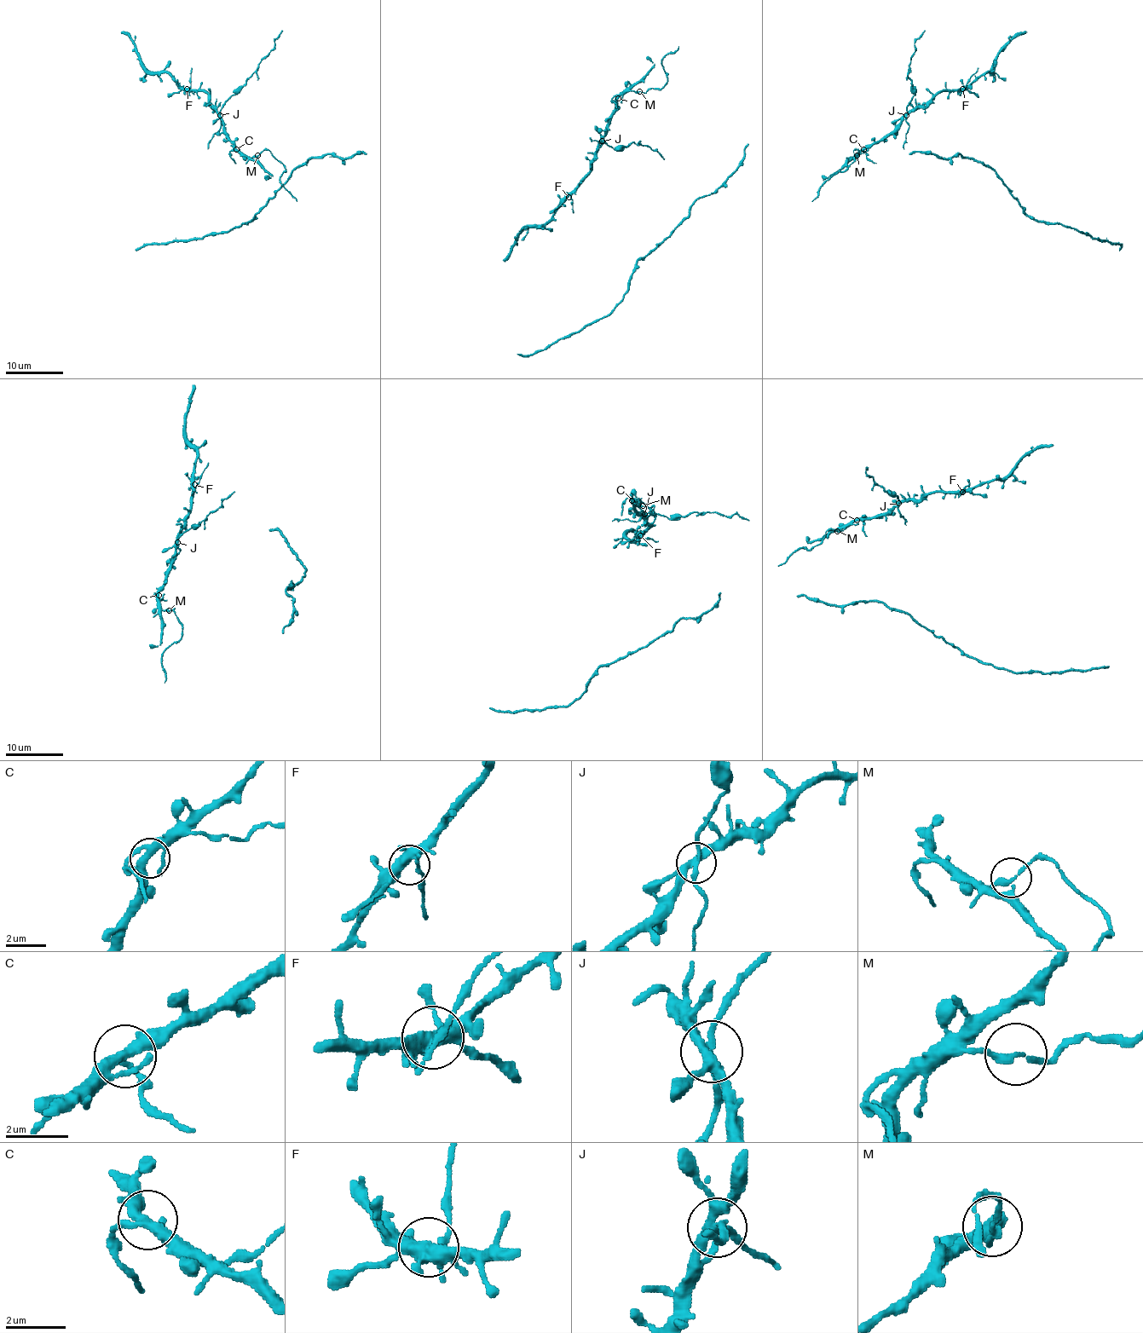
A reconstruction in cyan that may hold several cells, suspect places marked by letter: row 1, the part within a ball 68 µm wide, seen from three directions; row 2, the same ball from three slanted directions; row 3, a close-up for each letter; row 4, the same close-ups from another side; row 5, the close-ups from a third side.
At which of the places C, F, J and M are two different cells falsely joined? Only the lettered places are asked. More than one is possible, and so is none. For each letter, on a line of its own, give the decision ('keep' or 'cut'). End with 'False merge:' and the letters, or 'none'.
C: keep
F: keep
J: cut
M: cut
False merge: J, M

